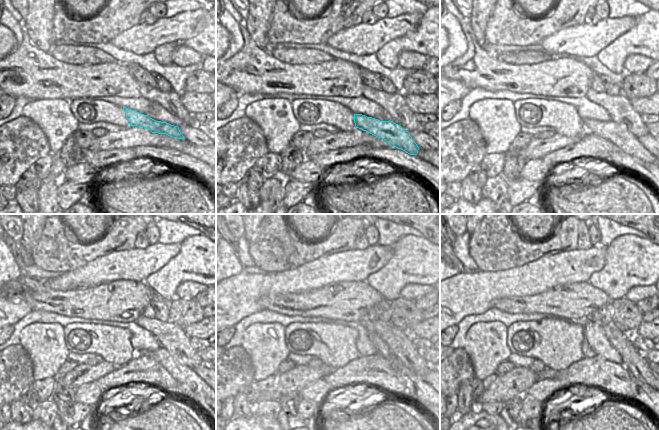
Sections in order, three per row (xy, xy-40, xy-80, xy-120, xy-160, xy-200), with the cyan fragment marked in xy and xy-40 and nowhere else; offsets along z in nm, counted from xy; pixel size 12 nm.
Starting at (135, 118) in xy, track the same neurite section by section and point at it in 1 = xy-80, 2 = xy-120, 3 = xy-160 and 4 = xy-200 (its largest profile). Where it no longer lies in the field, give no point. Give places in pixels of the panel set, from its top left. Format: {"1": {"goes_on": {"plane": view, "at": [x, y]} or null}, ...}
{"1": {"goes_on": {"plane": "xy-80", "at": [627, 142]}}, "2": {"goes_on": {"plane": "xy-120", "at": [195, 389]}}, "3": {"goes_on": {"plane": "xy-160", "at": [419, 390]}}, "4": {"goes_on": {"plane": "xy-200", "at": [643, 397]}}}

